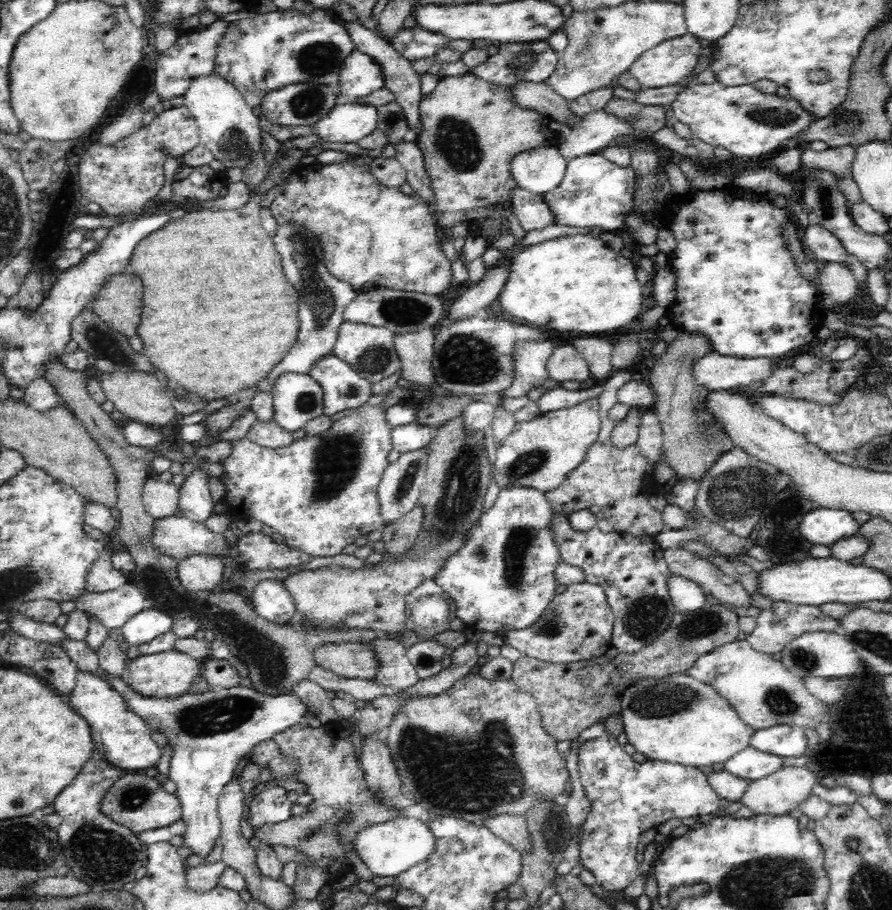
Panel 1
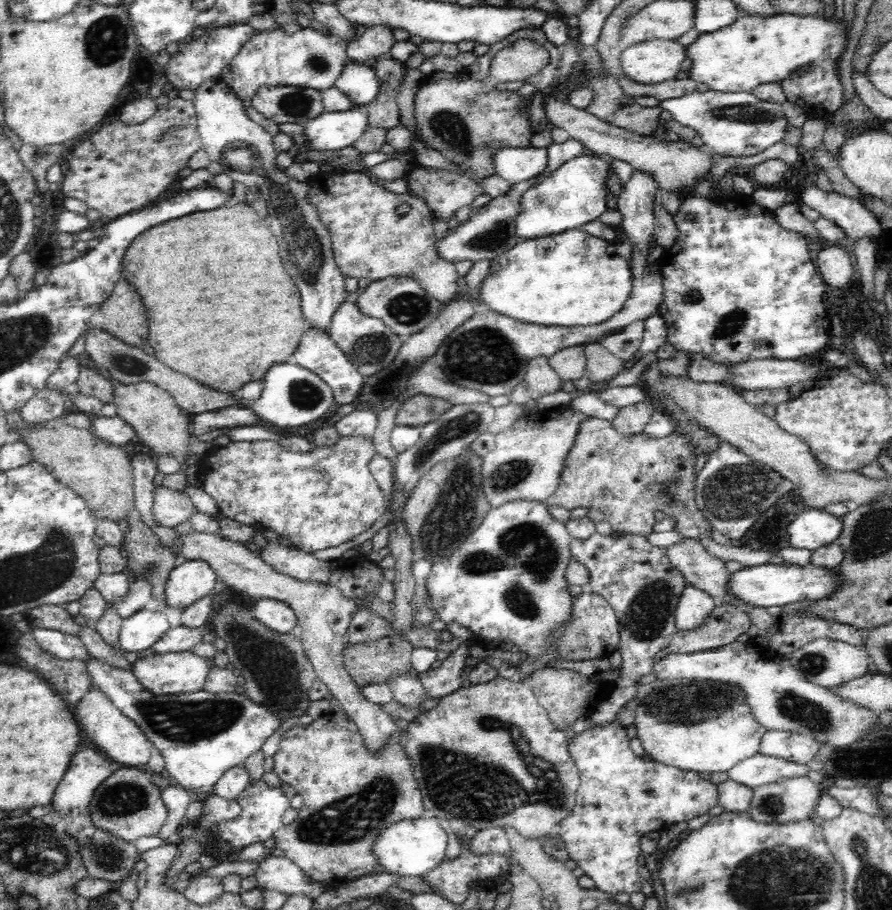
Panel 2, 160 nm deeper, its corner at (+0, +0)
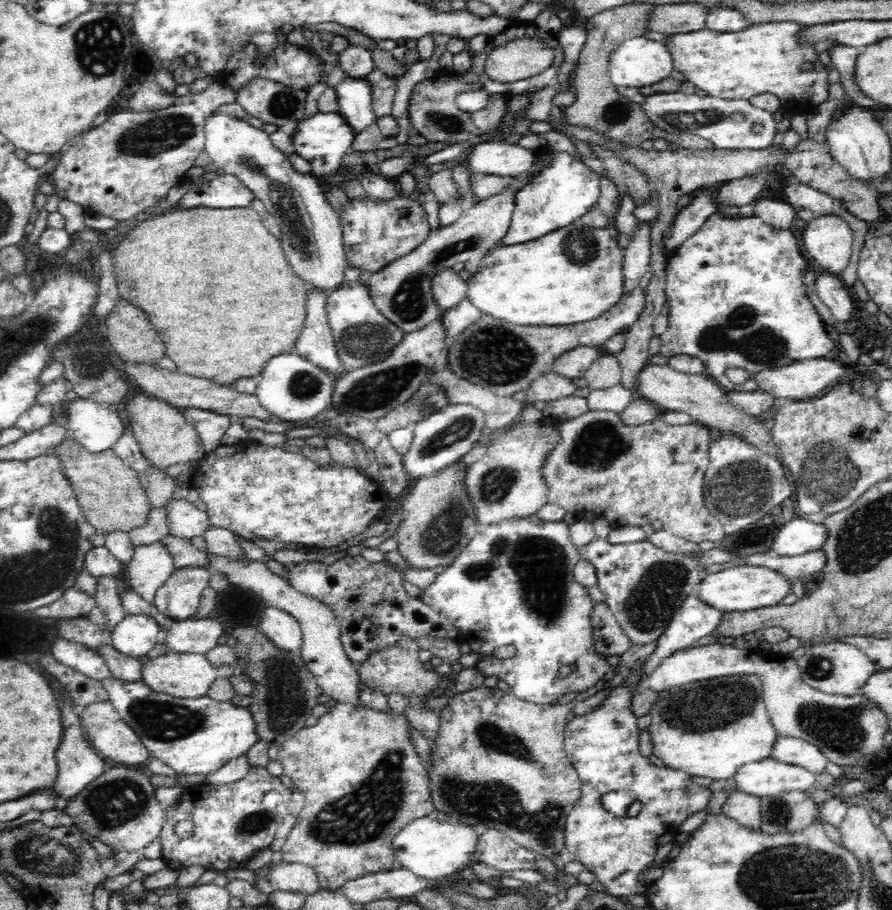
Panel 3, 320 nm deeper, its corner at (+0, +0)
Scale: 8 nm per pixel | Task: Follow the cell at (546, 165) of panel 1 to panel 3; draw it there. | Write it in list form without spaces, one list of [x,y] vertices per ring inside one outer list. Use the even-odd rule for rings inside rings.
[[[499,139],[478,143],[467,153],[469,172],[489,175],[522,177],[536,162],[533,150]]]

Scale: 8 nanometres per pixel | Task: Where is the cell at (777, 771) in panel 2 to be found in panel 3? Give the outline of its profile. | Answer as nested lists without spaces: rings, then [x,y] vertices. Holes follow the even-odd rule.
[[[772,757],[746,763],[734,774],[738,791],[760,799],[787,791],[808,791],[815,786],[815,774],[802,766],[778,762]]]

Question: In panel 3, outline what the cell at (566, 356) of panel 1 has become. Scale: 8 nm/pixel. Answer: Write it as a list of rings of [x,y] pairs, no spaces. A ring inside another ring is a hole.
[[[578,346],[564,352],[553,363],[553,370],[564,378],[583,378],[585,370],[592,365],[602,354],[602,347]]]

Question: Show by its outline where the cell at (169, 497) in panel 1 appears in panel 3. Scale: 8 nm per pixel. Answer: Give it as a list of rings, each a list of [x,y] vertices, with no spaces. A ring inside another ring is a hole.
[[[172,497],[164,509],[168,511],[170,534],[176,538],[191,540],[194,536],[203,536],[206,528],[211,526],[209,516],[184,498],[174,500]]]

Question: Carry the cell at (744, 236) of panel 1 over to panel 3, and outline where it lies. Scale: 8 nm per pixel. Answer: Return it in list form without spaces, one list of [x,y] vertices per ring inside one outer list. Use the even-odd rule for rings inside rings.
[[[714,212],[702,228],[680,244],[680,250],[669,253],[665,274],[664,301],[670,303],[669,326],[660,336],[661,354],[667,358],[687,355],[698,358],[708,368],[705,374],[727,392],[759,390],[753,378],[764,368],[780,368],[796,362],[828,356],[838,345],[824,332],[827,324],[806,298],[800,268],[808,268],[793,229],[766,224],[757,215],[742,215],[728,220],[722,212]],[[728,368],[744,368],[752,377],[742,385],[734,385],[727,377]]]

